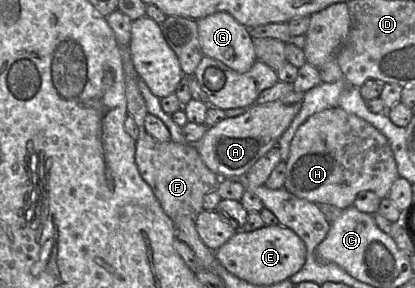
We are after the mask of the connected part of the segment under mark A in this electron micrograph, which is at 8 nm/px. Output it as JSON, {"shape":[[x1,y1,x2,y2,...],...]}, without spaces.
{"shape":[[292,91,283,98,265,104,253,104,247,111,233,118,225,118,213,127,207,129,204,136,196,143,195,148,204,164,220,179,243,178,247,171,266,154,277,146,278,140,290,126,294,117,301,109,304,93]]}

